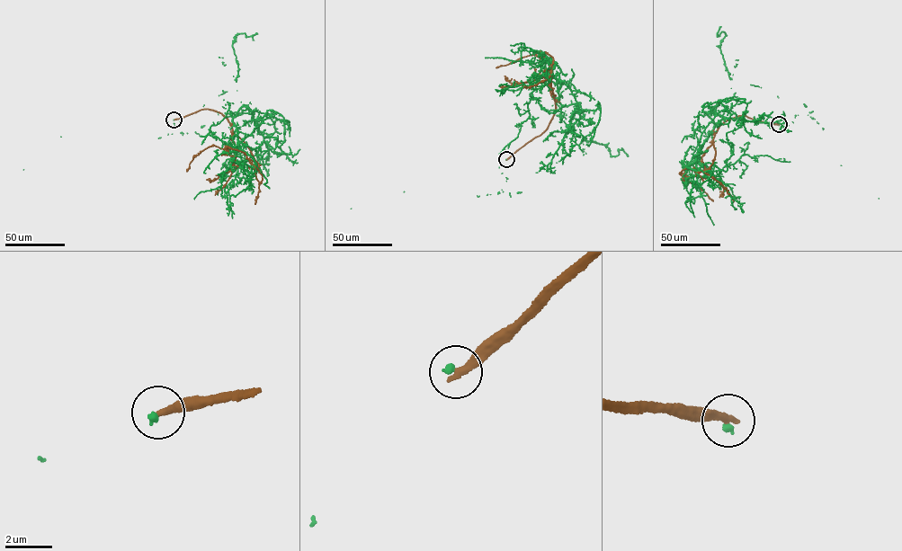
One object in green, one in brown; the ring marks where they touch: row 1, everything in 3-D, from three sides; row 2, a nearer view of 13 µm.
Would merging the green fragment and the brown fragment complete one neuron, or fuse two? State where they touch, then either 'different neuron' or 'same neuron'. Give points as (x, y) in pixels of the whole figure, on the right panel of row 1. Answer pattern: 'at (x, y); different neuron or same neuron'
at (779, 124); different neuron

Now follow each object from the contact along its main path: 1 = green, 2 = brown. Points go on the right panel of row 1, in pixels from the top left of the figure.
1: (779, 125), (778, 98), (750, 84), (718, 111), (724, 119), (687, 166), (725, 171), (744, 155), (790, 162)
2: (779, 124), (744, 115), (718, 127), (709, 167), (680, 173), (713, 201)

